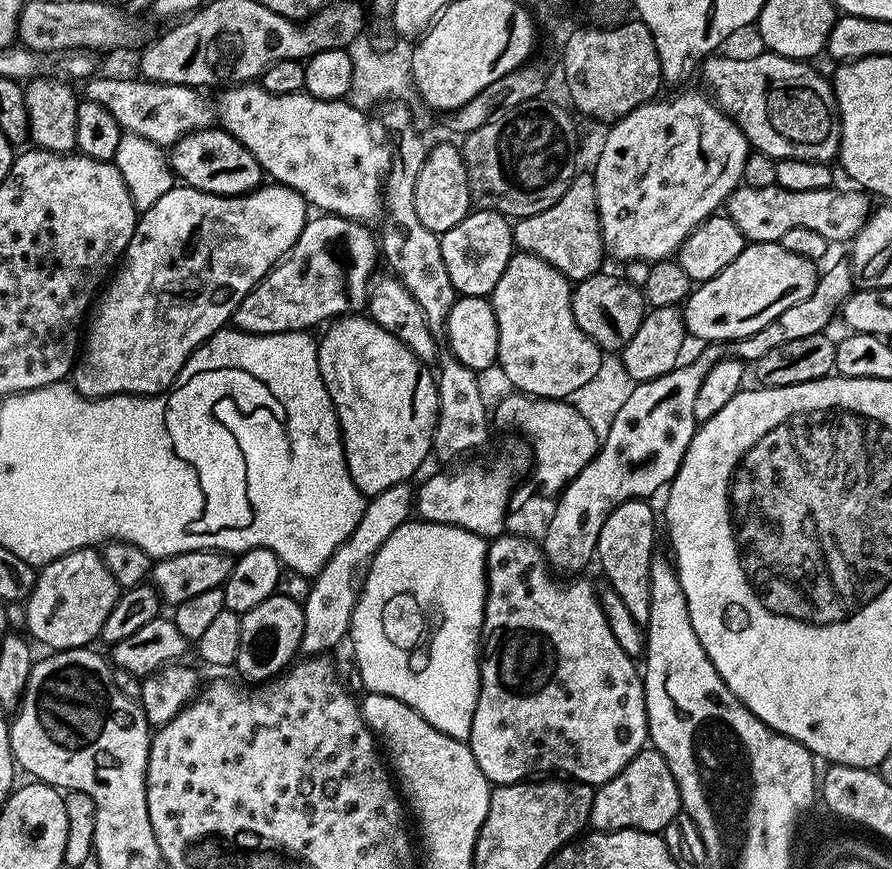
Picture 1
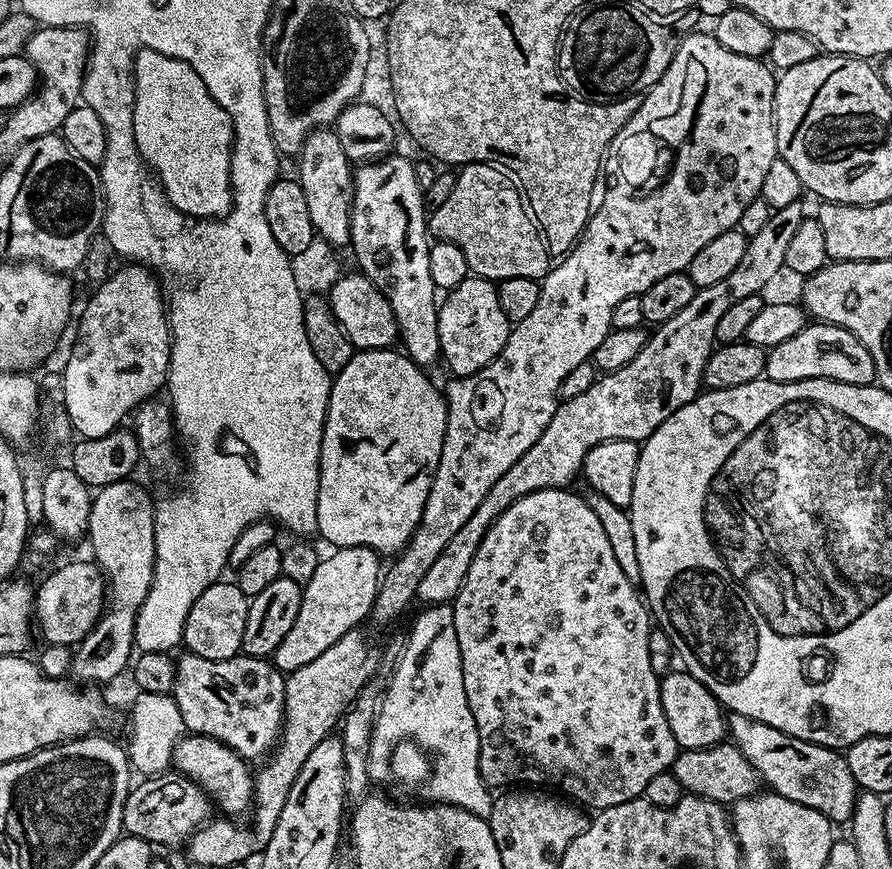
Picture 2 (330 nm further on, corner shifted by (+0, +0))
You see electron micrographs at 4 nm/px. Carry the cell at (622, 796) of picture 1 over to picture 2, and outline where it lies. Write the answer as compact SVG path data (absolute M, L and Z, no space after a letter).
M721 742L712 748L686 748L677 751L670 770L678 778L678 782L682 782L685 793L725 806L737 804L748 796L755 796L762 788L758 770L750 766L750 758L746 758L746 754L742 754L742 750L738 750L731 742Z

